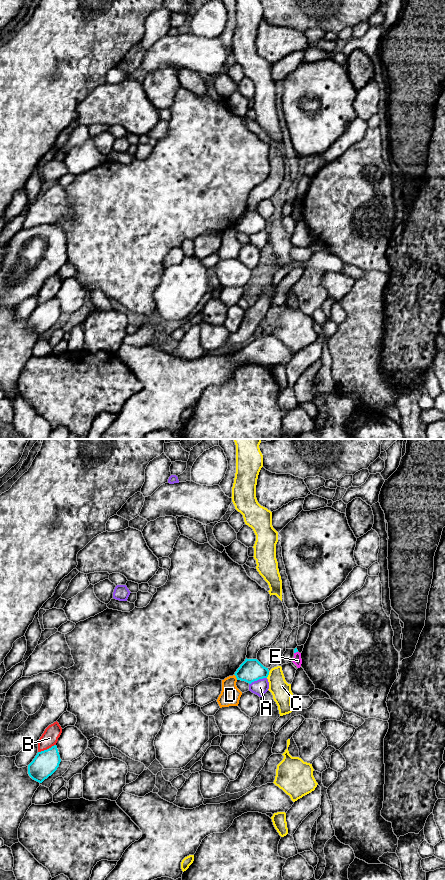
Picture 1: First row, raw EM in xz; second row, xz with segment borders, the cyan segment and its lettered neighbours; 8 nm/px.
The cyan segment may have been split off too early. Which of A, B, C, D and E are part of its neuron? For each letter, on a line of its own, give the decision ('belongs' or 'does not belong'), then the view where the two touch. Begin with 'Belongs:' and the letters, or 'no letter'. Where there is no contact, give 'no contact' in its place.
Belongs: no letter
A: does not belong; contact in xz
B: does not belong; contact in xz
C: does not belong; contact in xz
D: does not belong; contact in xz
E: does not belong; contact in xz

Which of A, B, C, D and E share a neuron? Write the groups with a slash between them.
A E / B / C / D

